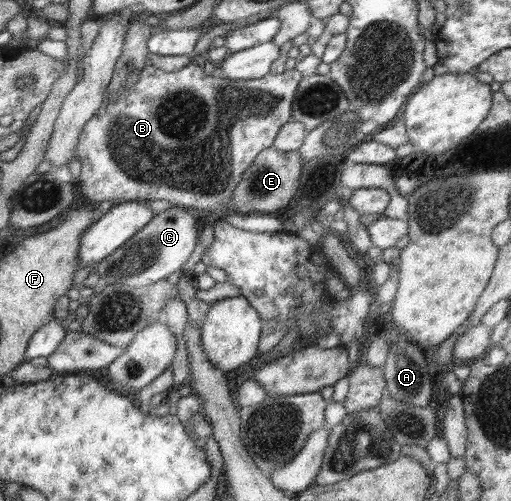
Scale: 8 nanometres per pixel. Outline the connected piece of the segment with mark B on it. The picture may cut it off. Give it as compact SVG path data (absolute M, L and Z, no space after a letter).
M193 62L186 65L186 67L169 73L164 73L164 71L154 66L144 66L144 68L140 70L138 80L134 82L134 85L124 88L124 92L118 94L116 100L110 100L110 98L104 95L104 100L102 100L100 108L86 121L84 126L82 126L82 130L80 130L80 134L78 134L74 155L76 155L76 159L81 163L81 170L74 182L80 196L86 199L86 203L88 204L108 200L112 202L166 200L170 202L172 206L180 206L185 209L194 208L200 211L213 211L215 209L221 211L220 206L224 206L222 211L230 213L230 215L234 217L232 214L234 209L229 205L229 198L234 186L238 184L238 180L240 180L244 168L250 165L250 162L254 160L256 154L260 153L262 149L266 149L273 144L280 127L291 119L291 101L294 91L296 87L298 87L298 83L302 77L302 73L298 72L293 66L286 67L280 74L266 72L266 75L258 79L234 80L205 75L202 67L198 67L198 65Z

